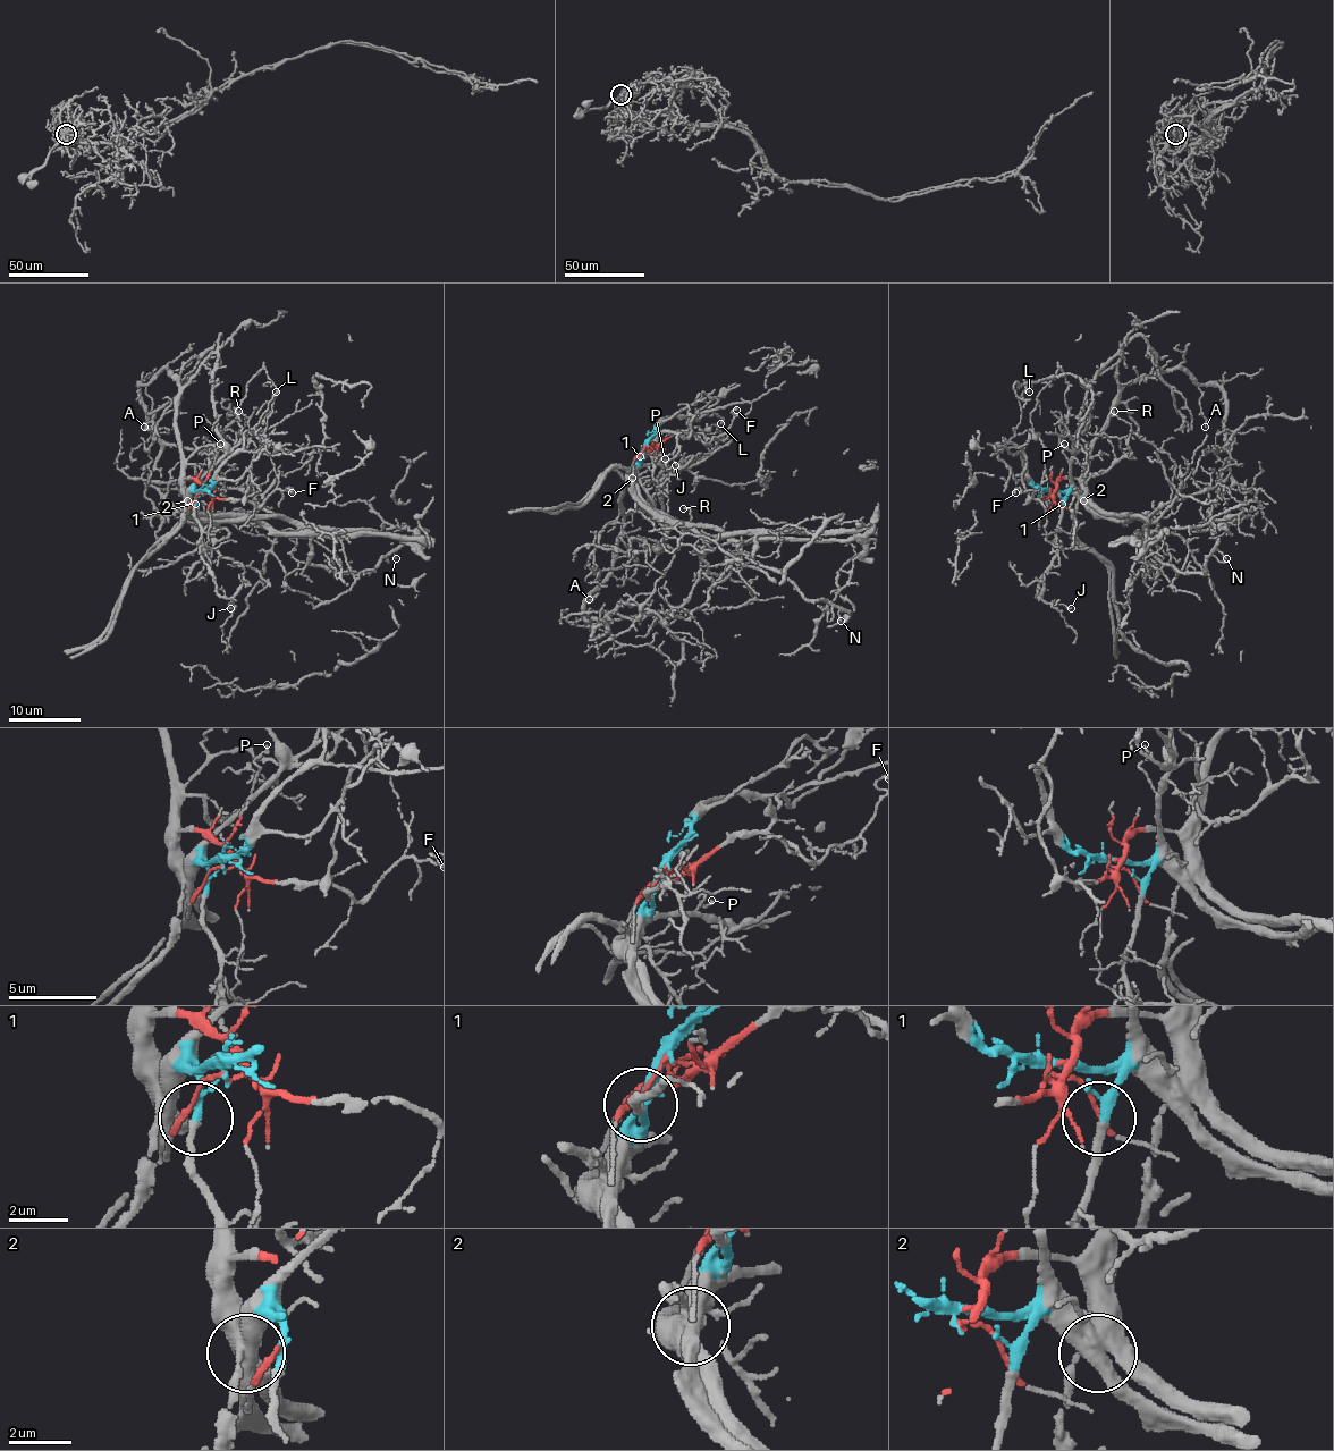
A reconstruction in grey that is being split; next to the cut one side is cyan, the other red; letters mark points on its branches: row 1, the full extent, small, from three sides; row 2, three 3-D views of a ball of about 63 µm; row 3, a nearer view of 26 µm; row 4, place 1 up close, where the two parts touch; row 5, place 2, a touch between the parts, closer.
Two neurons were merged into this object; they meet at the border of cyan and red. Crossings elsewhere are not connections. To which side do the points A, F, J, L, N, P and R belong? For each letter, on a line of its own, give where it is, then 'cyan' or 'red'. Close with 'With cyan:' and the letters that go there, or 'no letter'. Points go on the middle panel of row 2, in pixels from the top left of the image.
A: (589, 599) | red
F: (736, 410) | red
J: (675, 465) | cyan
L: (720, 423) | cyan
N: (841, 621) | red
P: (665, 458) | cyan
R: (683, 508) | red
With cyan: J, L, P

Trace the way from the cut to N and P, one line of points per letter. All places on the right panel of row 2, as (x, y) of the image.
N: (1052, 492), (1070, 508), (1091, 499), (1134, 514), (1149, 548), (1181, 572), (1205, 572), (1214, 550), (1226, 557)
P: (1049, 492), (1064, 490), (1070, 486), (1064, 444)

